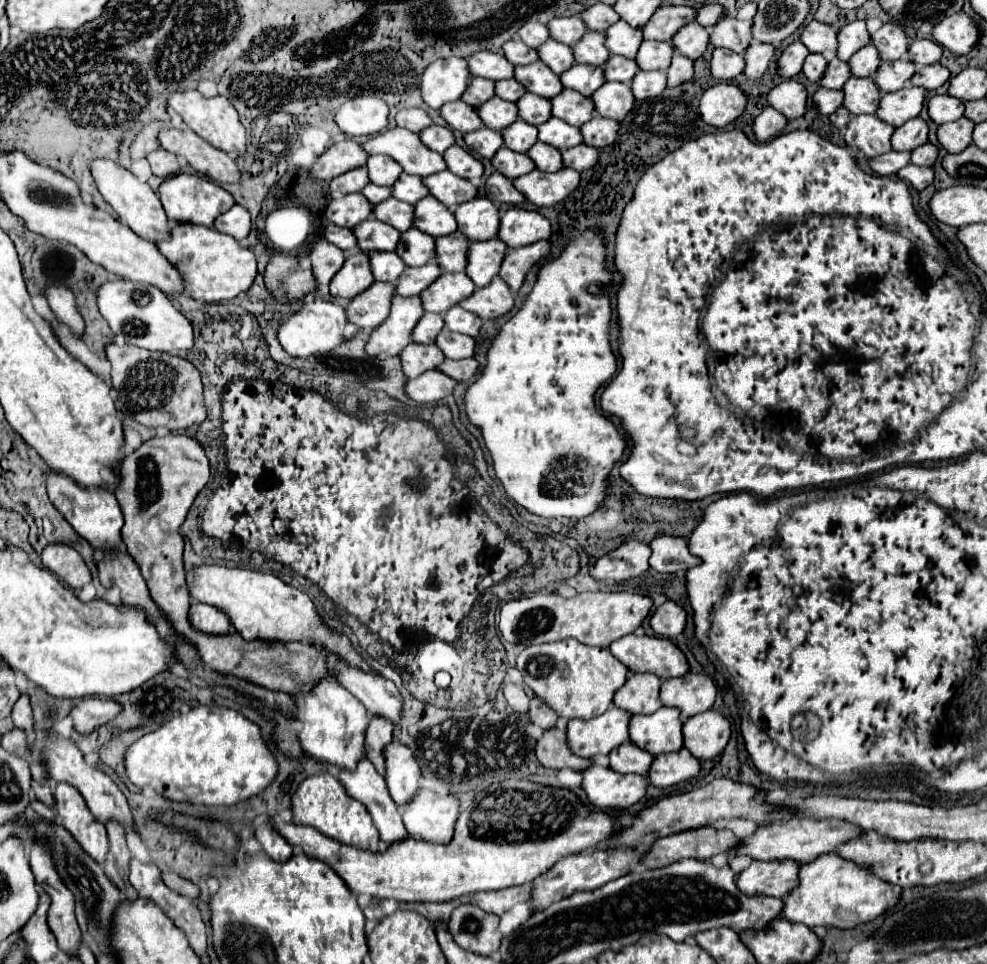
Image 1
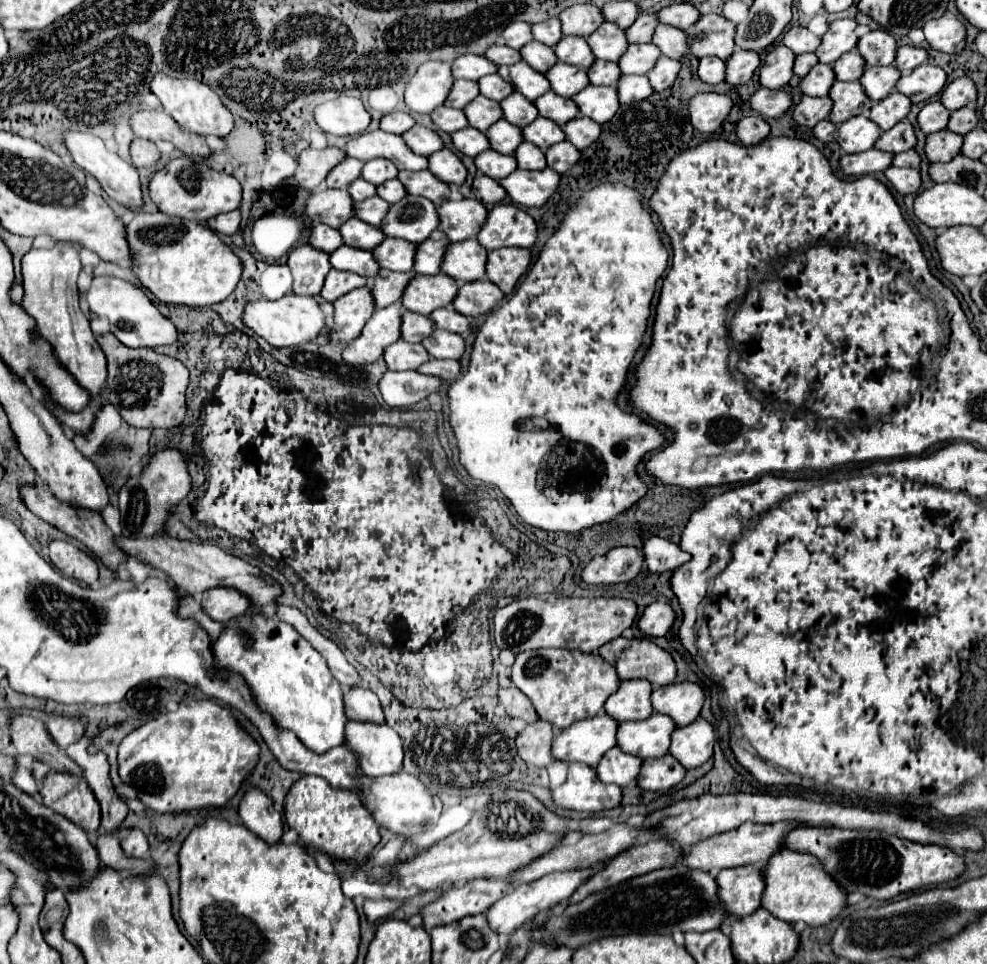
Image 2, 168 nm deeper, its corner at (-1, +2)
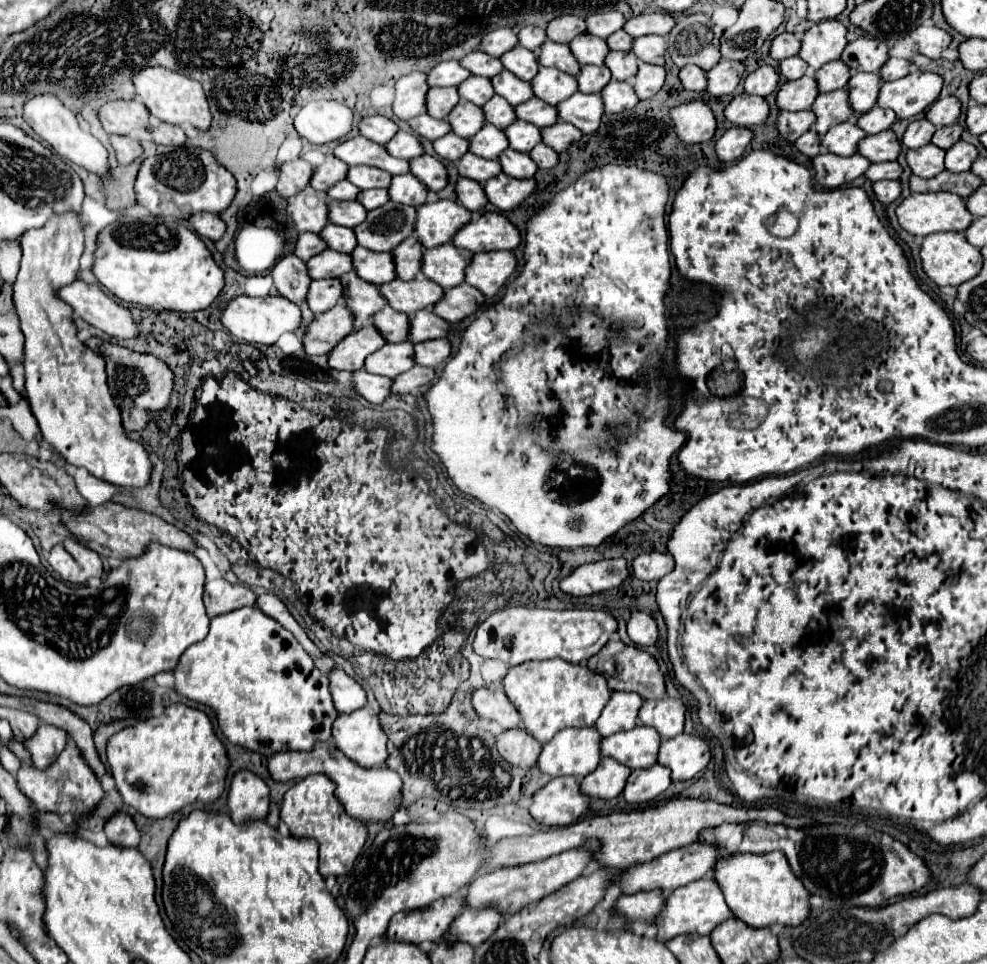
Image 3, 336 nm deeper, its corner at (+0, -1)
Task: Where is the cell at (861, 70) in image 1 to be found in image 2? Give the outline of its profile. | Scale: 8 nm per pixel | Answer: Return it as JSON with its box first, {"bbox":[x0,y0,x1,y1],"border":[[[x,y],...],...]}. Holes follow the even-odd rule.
{"bbox":[833,51,865,81],"border":[[[849,51],[833,63],[835,79],[837,81],[857,81],[863,75],[863,67],[865,67],[863,57],[857,51]]]}

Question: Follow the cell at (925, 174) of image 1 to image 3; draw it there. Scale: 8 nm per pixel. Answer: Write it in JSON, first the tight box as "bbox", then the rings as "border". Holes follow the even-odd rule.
{"bbox":[874,180,902,204],"border":[[[880,180],[880,182],[874,182],[874,192],[882,204],[890,204],[896,198],[900,198],[902,184],[900,180]]]}

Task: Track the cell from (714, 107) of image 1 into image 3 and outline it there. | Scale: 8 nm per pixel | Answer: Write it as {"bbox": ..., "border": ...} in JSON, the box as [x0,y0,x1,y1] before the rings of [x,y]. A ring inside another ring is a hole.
{"bbox":[670,100,716,142],"border":[[[692,100],[670,110],[674,130],[682,142],[708,142],[716,132],[716,118],[710,106],[702,100]]]}

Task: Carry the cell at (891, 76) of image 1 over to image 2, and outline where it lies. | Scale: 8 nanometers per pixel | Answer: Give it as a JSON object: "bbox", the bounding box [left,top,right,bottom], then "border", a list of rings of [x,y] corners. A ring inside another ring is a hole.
{"bbox":[859,65,901,101],"border":[[[887,65],[887,67],[867,67],[859,81],[871,101],[881,101],[895,89],[899,77],[901,73],[893,65]]]}

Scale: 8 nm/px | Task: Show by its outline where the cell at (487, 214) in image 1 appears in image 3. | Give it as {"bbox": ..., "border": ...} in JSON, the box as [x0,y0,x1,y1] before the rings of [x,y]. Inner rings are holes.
{"bbox":[416,200,472,248],"border":[[[438,200],[418,208],[416,236],[424,248],[452,242],[454,234],[472,220],[472,212],[456,200]]]}

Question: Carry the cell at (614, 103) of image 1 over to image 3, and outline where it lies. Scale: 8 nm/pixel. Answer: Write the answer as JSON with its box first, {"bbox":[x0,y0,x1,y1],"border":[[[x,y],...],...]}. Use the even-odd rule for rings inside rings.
{"bbox":[556,92,604,134],"border":[[[576,92],[570,98],[566,98],[562,104],[556,106],[558,116],[564,122],[574,124],[584,134],[592,134],[602,124],[604,116],[604,102],[600,94],[582,94]]]}

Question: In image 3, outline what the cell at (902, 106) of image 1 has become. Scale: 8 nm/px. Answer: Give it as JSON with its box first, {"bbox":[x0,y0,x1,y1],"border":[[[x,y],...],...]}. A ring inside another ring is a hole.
{"bbox":[858,106,896,134],"border":[[[874,106],[872,110],[868,110],[866,114],[862,114],[862,116],[858,118],[858,126],[860,126],[866,134],[884,132],[884,130],[890,128],[894,122],[896,122],[894,110],[880,108],[880,106]]]}

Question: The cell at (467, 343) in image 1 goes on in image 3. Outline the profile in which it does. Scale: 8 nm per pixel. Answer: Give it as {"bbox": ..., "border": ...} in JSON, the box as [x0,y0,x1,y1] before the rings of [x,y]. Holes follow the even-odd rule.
{"bbox":[414,340,452,366],"border":[[[430,340],[430,342],[418,342],[414,344],[414,362],[420,366],[440,366],[446,358],[452,354],[452,346],[448,340]]]}

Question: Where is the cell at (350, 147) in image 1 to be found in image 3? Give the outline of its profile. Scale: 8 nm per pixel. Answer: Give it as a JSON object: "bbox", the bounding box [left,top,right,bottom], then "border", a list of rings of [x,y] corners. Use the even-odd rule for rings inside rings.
{"bbox":[276,158,314,198],"border":[[[302,158],[280,164],[280,180],[276,186],[278,194],[284,198],[298,194],[300,190],[304,190],[310,184],[312,174],[314,174],[314,166]]]}

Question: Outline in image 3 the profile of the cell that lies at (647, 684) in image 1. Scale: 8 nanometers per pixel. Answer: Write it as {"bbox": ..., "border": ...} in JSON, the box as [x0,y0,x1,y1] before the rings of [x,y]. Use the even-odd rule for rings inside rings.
{"bbox":[596,692,642,736],"border":[[[612,692],[608,704],[604,706],[596,730],[602,736],[610,736],[622,730],[632,730],[638,724],[638,712],[642,708],[642,696],[634,692]]]}

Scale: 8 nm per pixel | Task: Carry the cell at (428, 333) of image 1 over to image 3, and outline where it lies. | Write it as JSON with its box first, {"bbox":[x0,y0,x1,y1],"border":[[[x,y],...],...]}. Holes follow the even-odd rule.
{"bbox":[372,306,410,342],"border":[[[386,306],[382,312],[378,312],[372,318],[374,326],[378,326],[378,330],[382,330],[382,336],[386,338],[386,342],[406,342],[410,340],[410,318],[402,312],[392,310],[390,306]]]}

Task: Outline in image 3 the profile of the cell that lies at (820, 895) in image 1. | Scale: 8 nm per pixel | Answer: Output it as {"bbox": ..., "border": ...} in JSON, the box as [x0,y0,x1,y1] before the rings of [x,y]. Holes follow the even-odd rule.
{"bbox":[714,854,810,928],"border":[[[732,854],[718,860],[714,878],[720,884],[726,904],[734,916],[754,928],[772,924],[800,926],[810,918],[810,892],[790,870],[784,854]]]}

